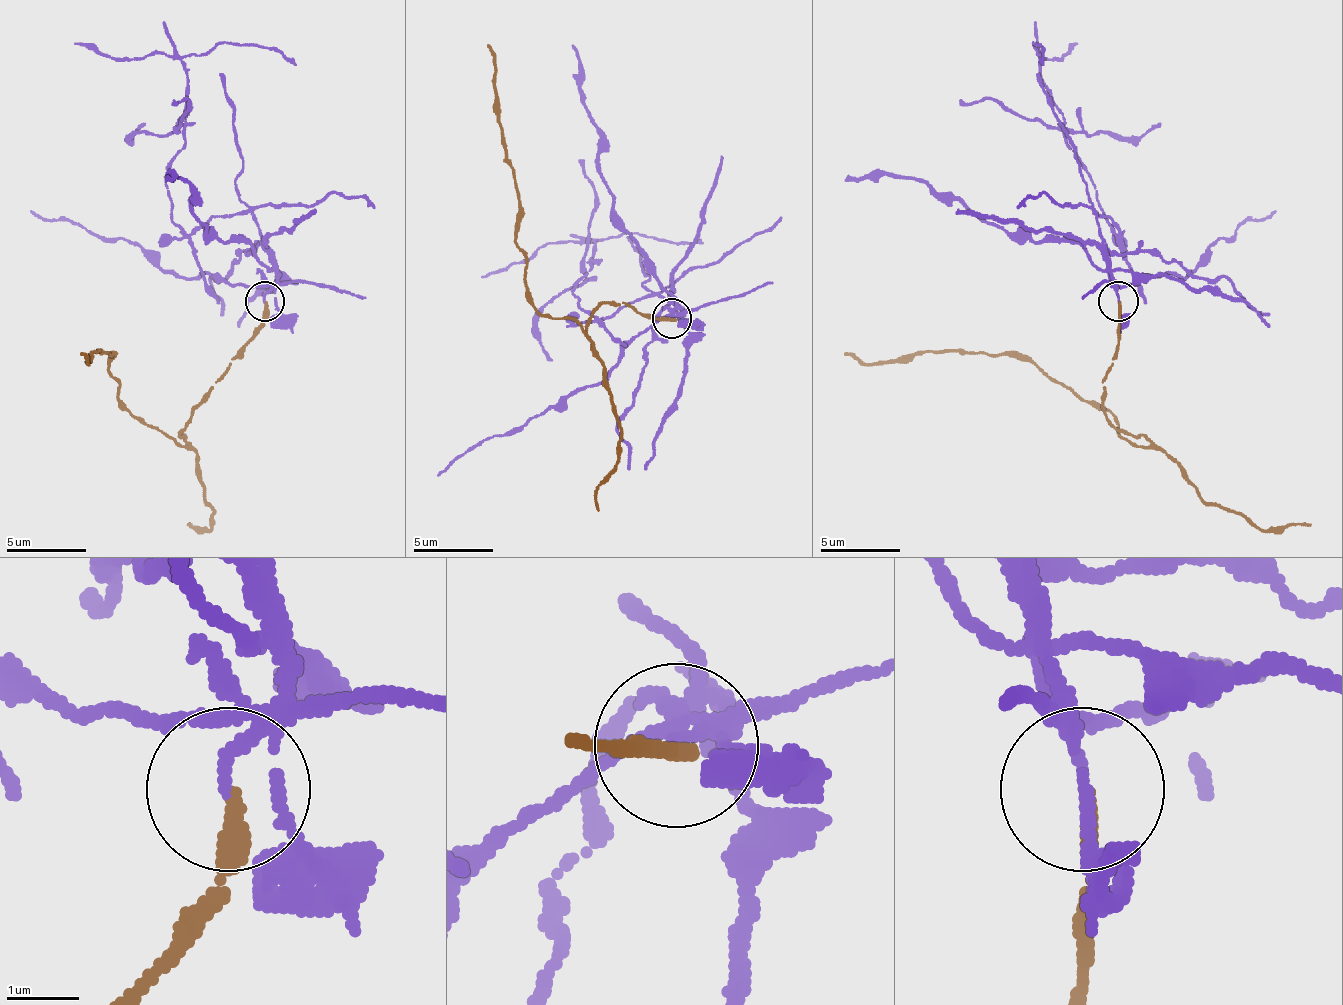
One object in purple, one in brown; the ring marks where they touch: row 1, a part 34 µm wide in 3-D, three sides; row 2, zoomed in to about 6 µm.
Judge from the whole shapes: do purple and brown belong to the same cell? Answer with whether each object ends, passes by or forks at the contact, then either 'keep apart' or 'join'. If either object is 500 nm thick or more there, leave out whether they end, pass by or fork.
purple passes by; brown ends there; keep apart

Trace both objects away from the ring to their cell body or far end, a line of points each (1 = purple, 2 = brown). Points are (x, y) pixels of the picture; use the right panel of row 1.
1: (1119, 302), (1115, 286), (1143, 278), (1103, 219), (1032, 44), (1044, 48), (1040, 64)
2: (1119, 302), (1103, 398), (1123, 437), (1103, 406), (1076, 398), (1032, 362), (941, 350), (857, 362), (845, 354)

